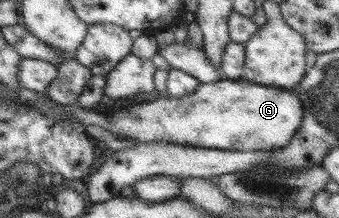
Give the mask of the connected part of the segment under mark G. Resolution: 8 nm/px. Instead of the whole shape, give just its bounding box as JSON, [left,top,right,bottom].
[102,79,305,153]

